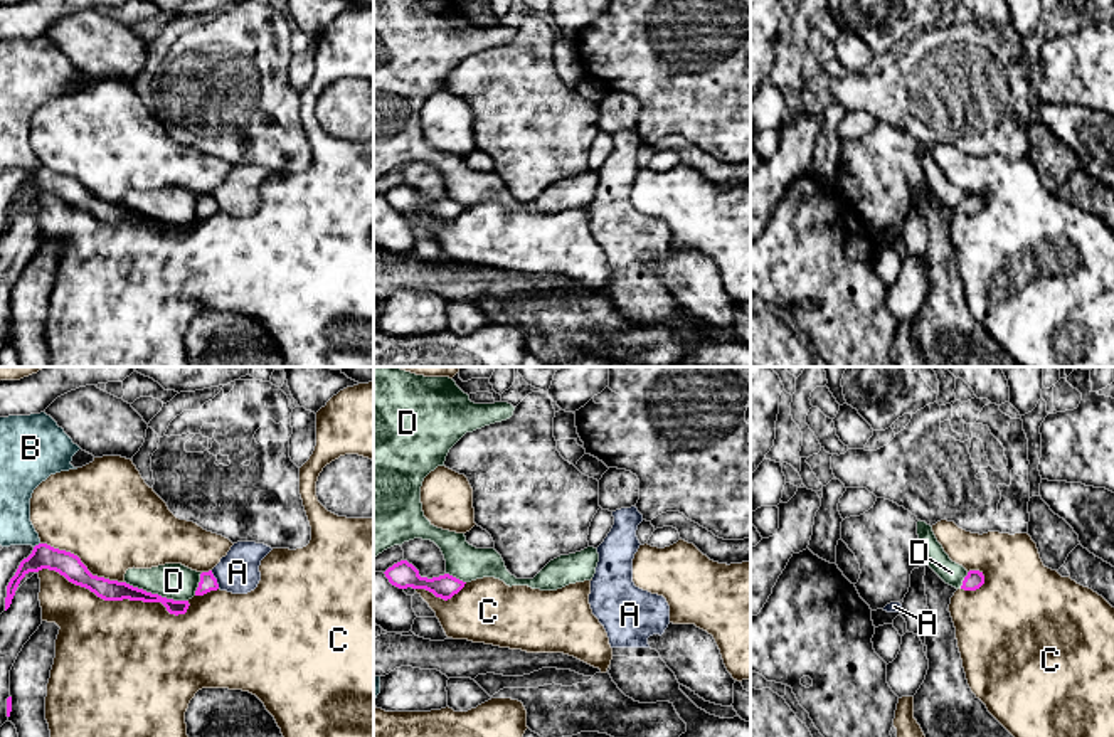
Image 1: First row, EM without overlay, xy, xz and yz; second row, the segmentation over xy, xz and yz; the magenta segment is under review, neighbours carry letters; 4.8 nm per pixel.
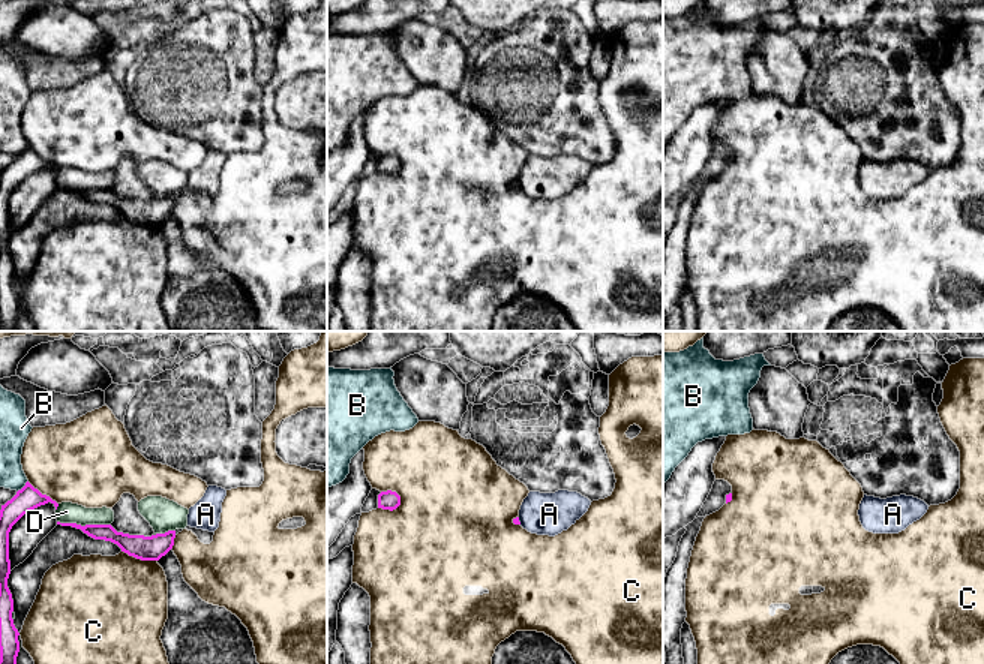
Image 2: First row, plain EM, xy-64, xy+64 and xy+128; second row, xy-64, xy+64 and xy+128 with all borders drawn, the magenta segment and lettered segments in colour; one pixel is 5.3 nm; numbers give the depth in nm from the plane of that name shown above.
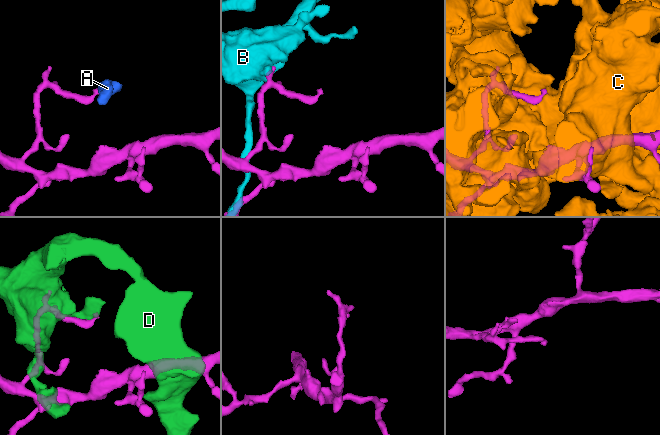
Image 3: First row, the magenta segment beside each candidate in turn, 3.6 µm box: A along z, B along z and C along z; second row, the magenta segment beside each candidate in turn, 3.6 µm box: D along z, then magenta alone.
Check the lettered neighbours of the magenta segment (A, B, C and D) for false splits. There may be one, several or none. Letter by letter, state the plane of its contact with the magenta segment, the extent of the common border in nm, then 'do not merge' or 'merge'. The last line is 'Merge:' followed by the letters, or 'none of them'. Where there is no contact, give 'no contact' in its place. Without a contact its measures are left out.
A: xy | 100 nm | do not merge
B: xy | 40 nm | do not merge
C: xy | 750 nm | do not merge
D: xy | 320 nm | do not merge
Merge: none of them

